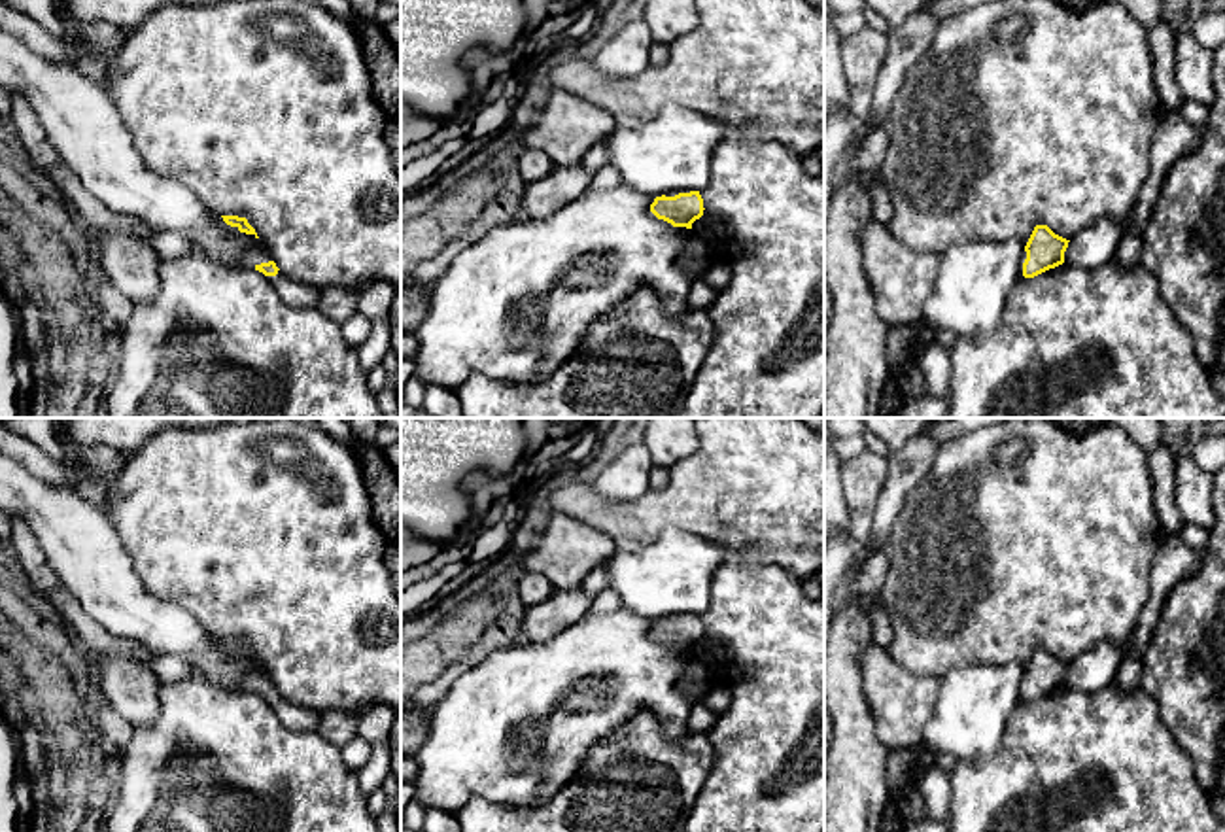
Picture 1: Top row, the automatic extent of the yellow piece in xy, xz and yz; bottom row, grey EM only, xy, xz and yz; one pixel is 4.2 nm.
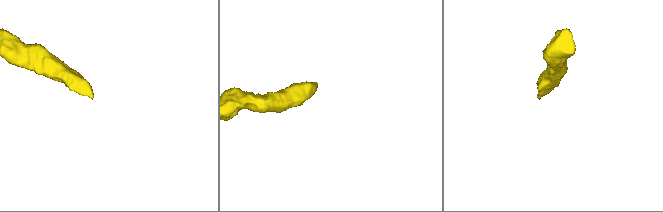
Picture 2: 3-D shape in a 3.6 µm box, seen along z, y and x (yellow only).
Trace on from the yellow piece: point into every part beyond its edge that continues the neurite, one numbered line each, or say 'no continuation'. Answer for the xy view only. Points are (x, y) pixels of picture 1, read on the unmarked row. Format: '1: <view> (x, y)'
1: xy (259, 679)

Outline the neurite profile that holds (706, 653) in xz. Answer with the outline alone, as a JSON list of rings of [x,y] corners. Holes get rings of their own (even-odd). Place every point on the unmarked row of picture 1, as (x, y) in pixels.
[[[703,637],[692,647],[692,658],[703,664],[713,677],[718,677],[722,667],[722,652],[709,639]]]

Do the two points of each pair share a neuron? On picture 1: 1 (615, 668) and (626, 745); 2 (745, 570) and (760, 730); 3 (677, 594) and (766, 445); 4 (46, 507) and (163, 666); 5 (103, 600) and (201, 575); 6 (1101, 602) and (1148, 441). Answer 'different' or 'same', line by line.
1: different
2: same
3: different
4: different
5: different
6: different

